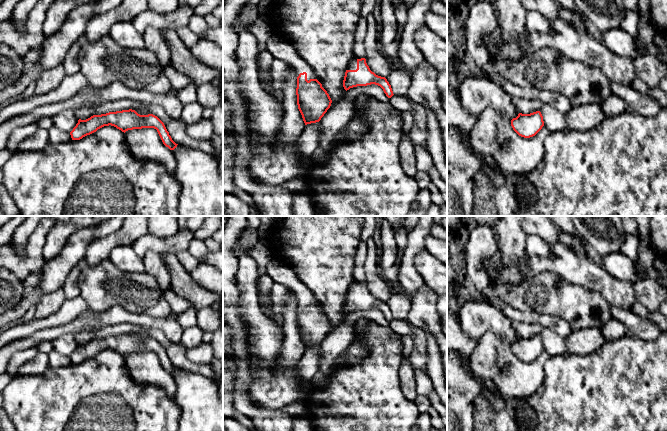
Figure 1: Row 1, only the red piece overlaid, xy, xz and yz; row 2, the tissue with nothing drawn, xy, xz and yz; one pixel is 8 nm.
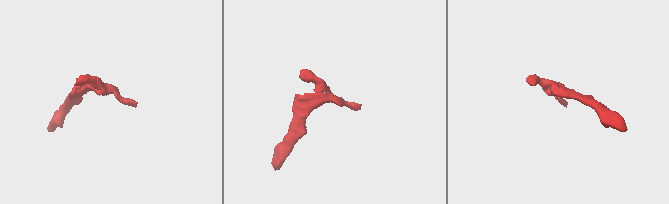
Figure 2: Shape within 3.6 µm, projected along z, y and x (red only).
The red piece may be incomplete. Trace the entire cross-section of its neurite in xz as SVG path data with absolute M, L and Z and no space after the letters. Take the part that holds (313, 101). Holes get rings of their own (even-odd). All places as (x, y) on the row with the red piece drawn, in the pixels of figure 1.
M272 35L266 42L265 52L291 66L297 75L297 105L305 125L321 120L332 100L316 79L312 68L298 55L294 47Z

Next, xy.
M132 109L93 115L86 120L79 119L70 135L72 140L80 140L109 125L124 133L133 129L154 128L157 130L163 144L170 150L174 150L178 145L172 140L164 123L157 116L153 114L140 115Z

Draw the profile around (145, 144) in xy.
M156 129L128 130L125 137L136 160L160 163L170 174L174 174L176 159L172 150L163 144Z

